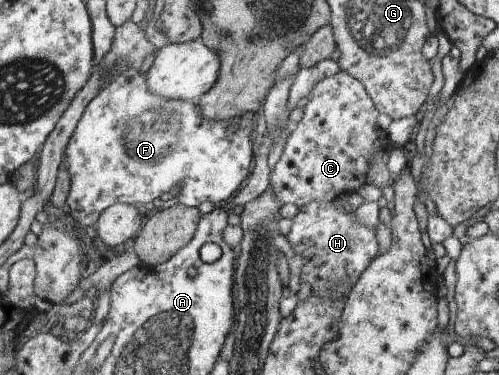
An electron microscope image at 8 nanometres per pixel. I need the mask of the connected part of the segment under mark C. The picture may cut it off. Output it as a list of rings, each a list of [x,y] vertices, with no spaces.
[[[337,72],[335,76],[317,82],[309,94],[309,102],[304,107],[304,117],[295,126],[287,144],[283,145],[283,155],[272,172],[270,183],[277,200],[282,204],[296,205],[298,209],[313,202],[331,203],[340,194],[357,193],[365,184],[371,170],[371,160],[375,154],[392,147],[386,134],[377,126],[379,110],[367,92],[363,82],[349,72]]]

